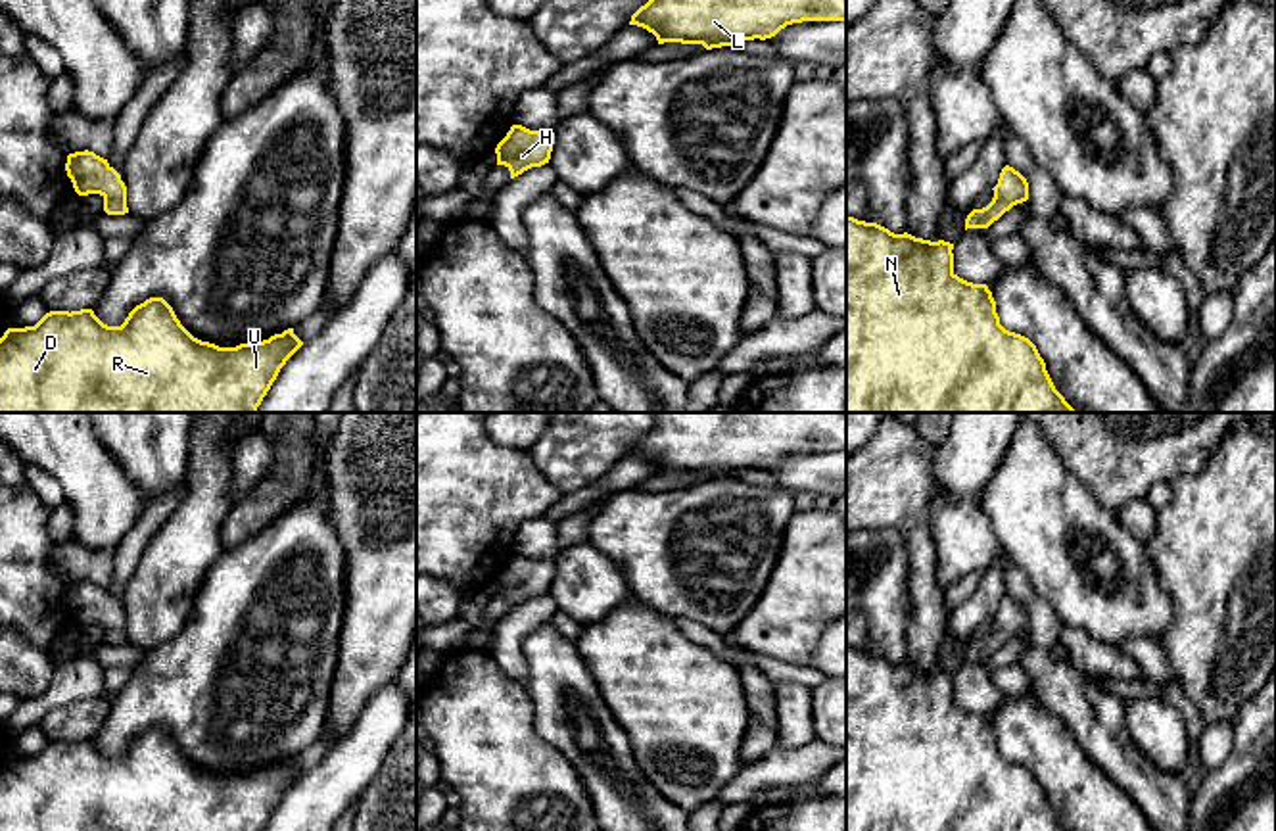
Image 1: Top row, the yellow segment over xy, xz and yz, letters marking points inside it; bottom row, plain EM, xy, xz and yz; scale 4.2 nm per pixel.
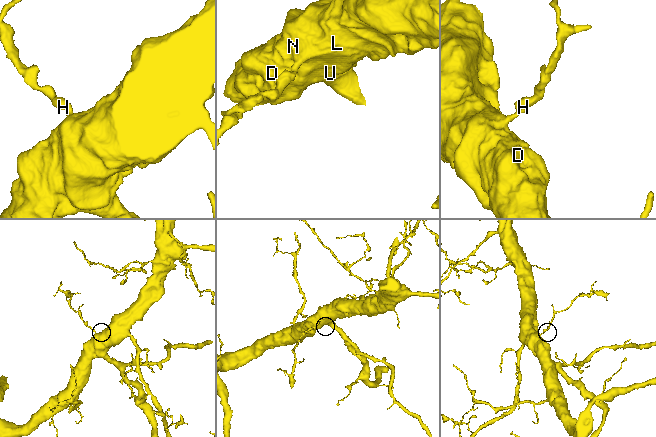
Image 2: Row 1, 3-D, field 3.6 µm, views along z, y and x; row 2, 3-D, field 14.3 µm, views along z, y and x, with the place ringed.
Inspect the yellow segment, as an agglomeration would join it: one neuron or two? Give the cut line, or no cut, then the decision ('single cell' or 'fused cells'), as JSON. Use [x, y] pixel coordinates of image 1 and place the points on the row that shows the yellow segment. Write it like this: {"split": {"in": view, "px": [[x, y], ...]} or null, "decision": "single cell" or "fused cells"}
{"split": null, "decision": "single cell"}

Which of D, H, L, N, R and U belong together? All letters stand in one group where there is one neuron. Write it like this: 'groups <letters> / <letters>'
groups D H L N R U

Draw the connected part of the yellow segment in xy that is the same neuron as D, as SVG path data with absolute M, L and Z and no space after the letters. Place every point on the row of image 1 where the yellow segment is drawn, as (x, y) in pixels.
M150 297L136 305L121 326L104 324L92 309L50 311L35 326L8 328L0 338L0 413L257 413L263 397L276 380L286 361L303 345L294 328L274 334L263 342L219 347L194 338L177 319L163 297Z

